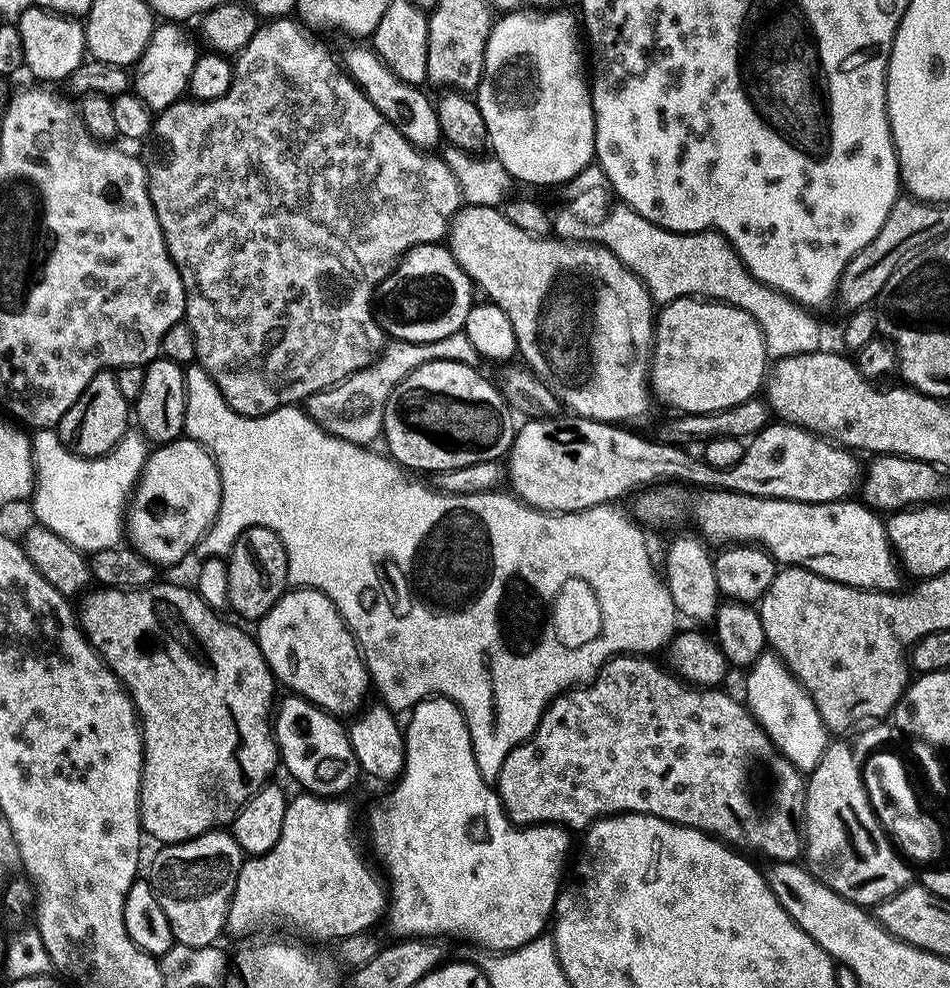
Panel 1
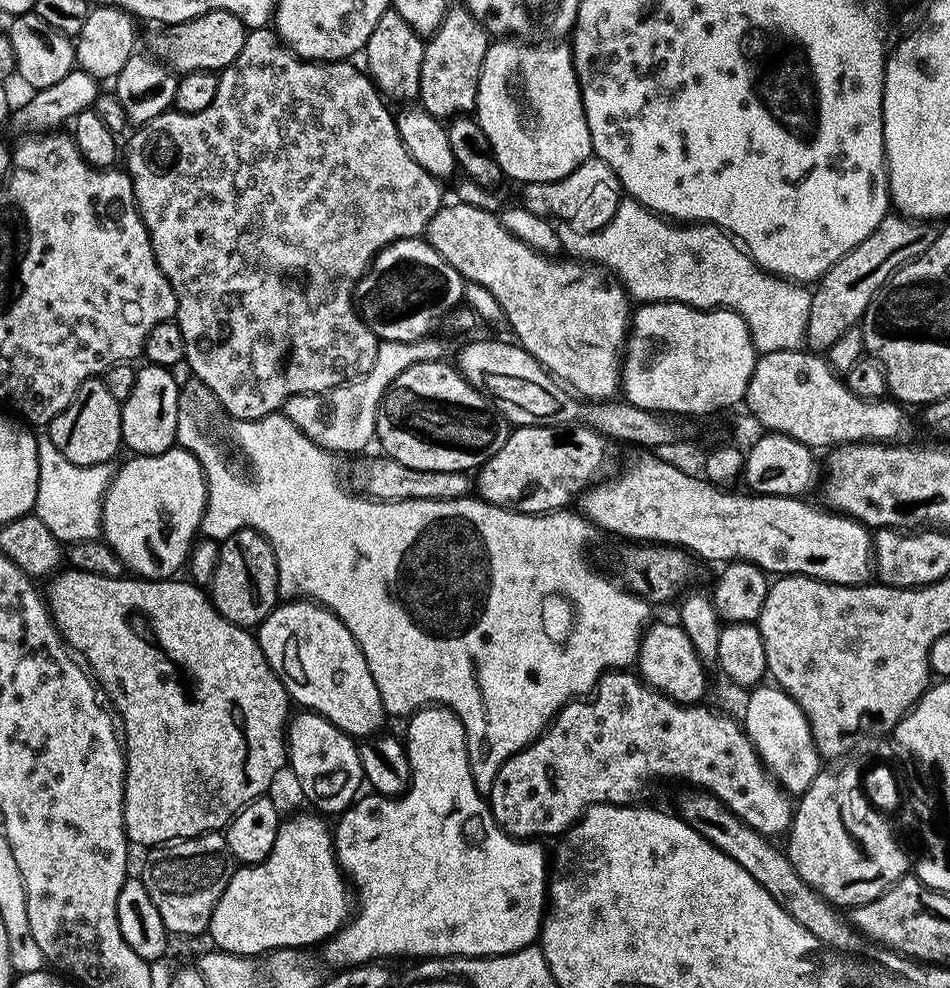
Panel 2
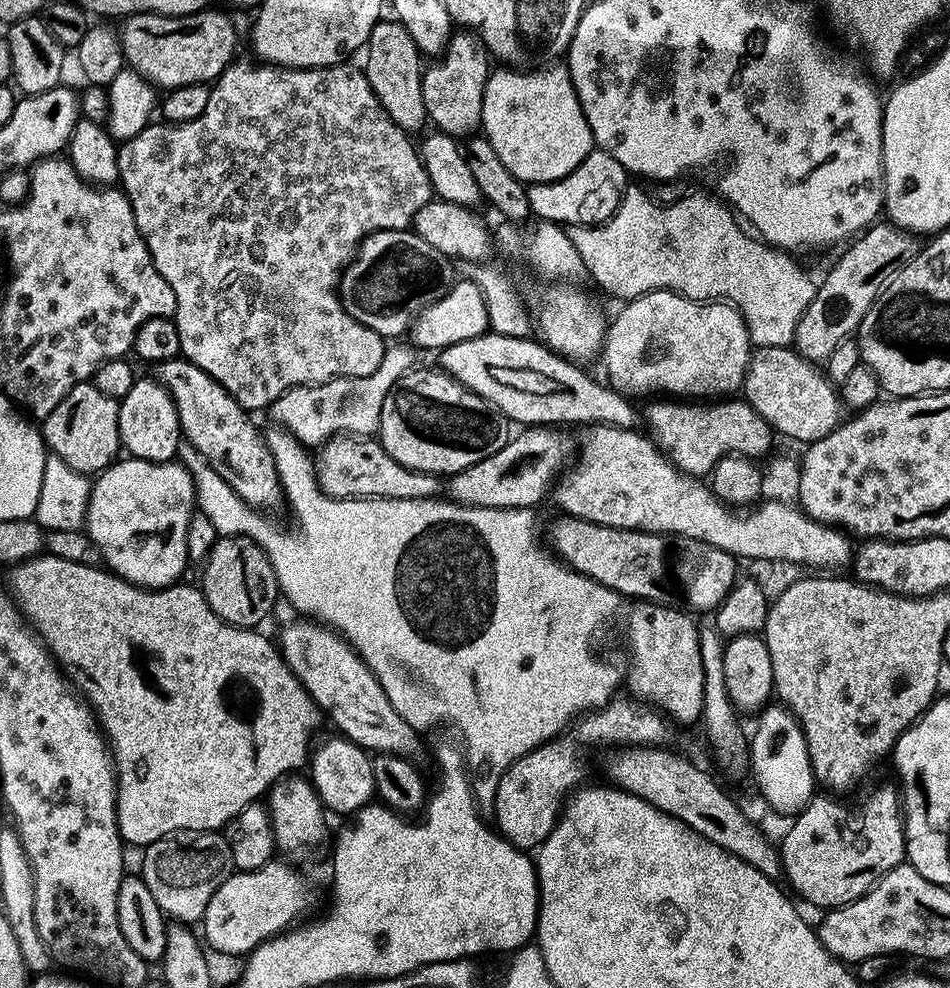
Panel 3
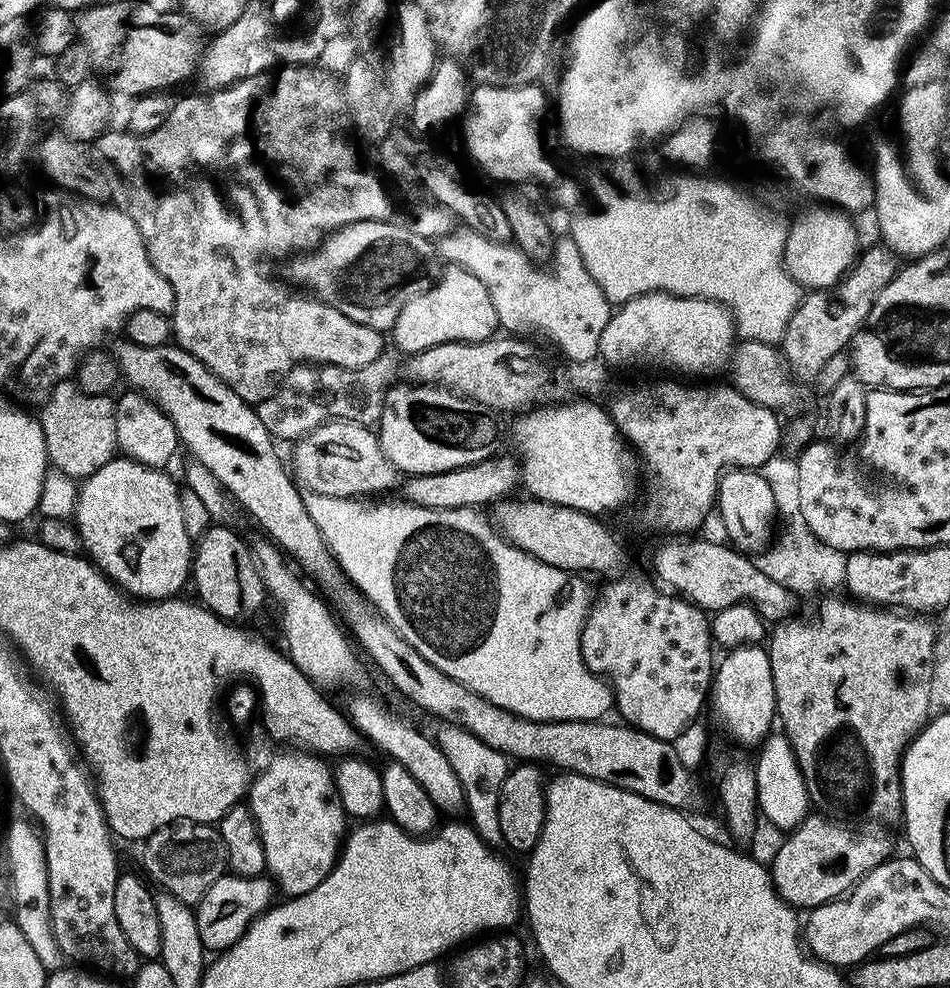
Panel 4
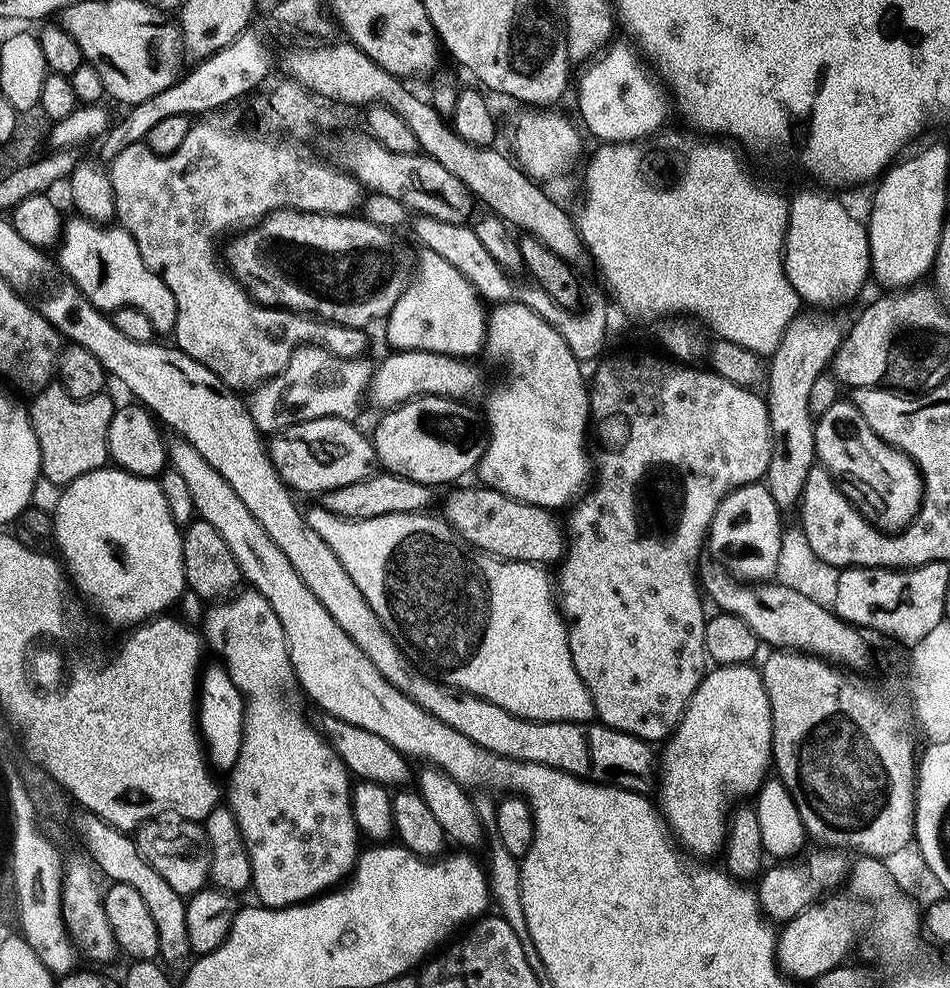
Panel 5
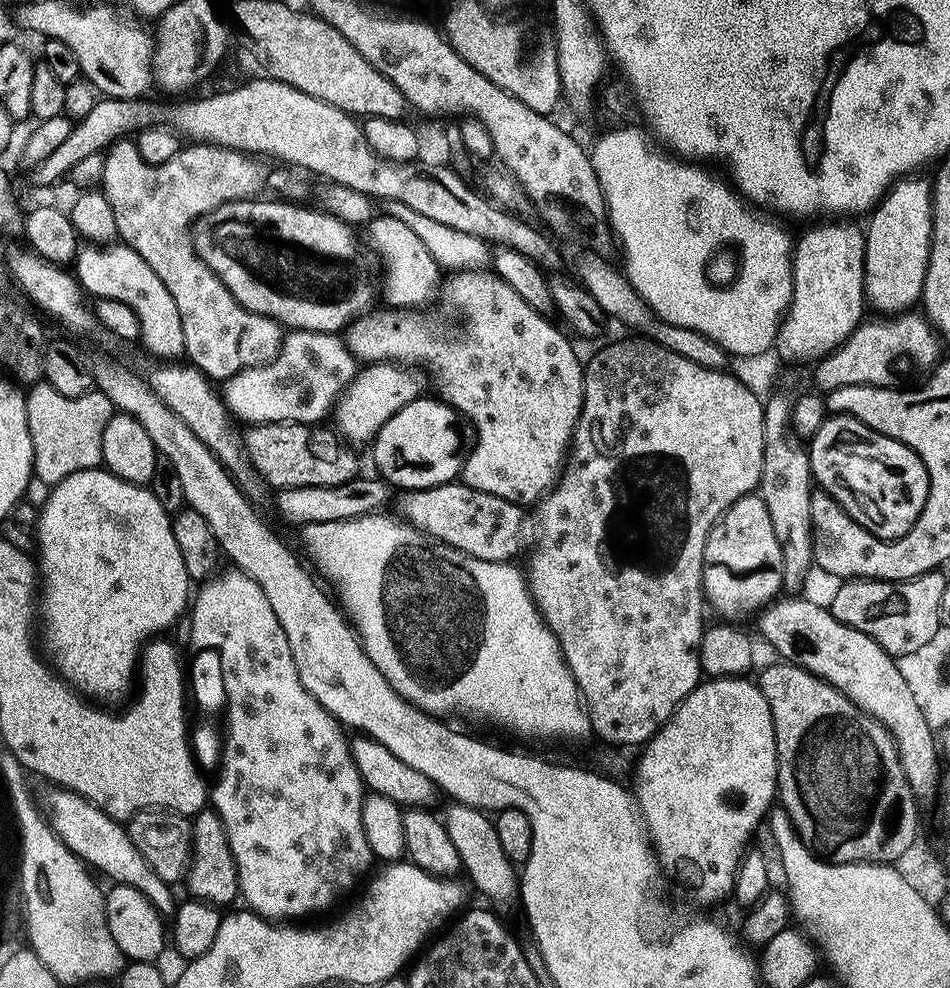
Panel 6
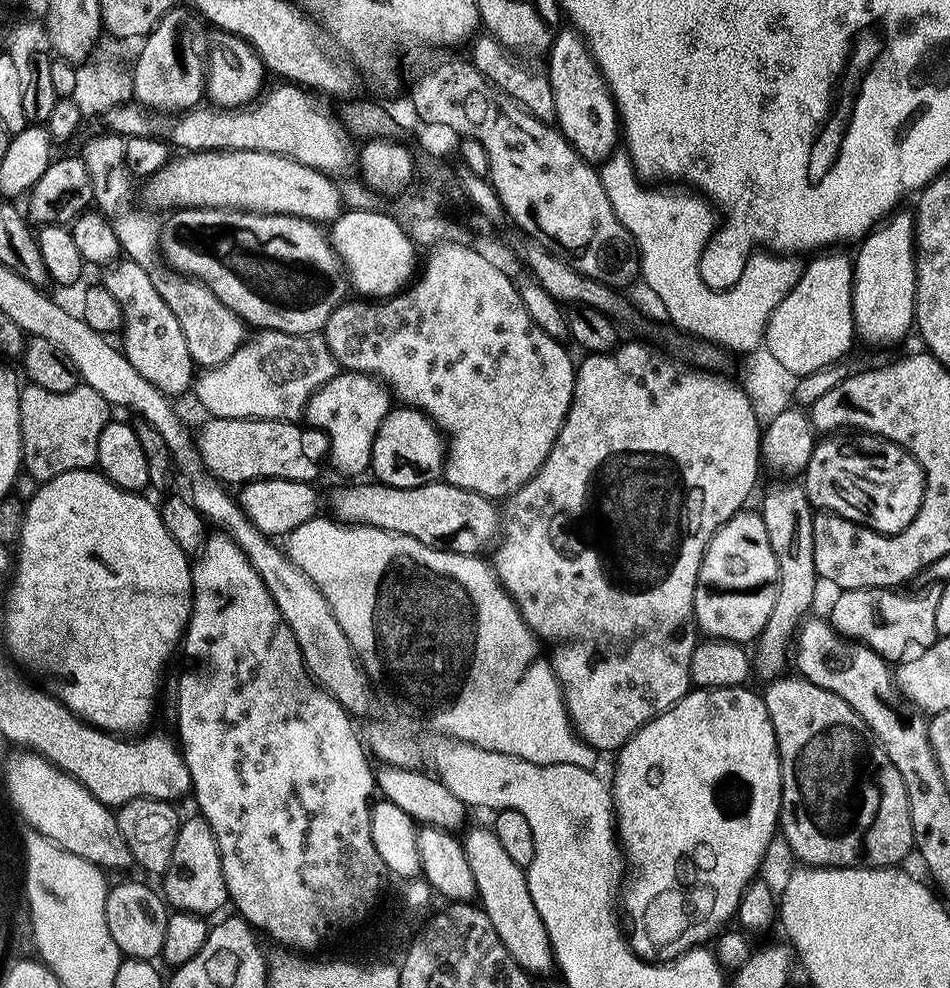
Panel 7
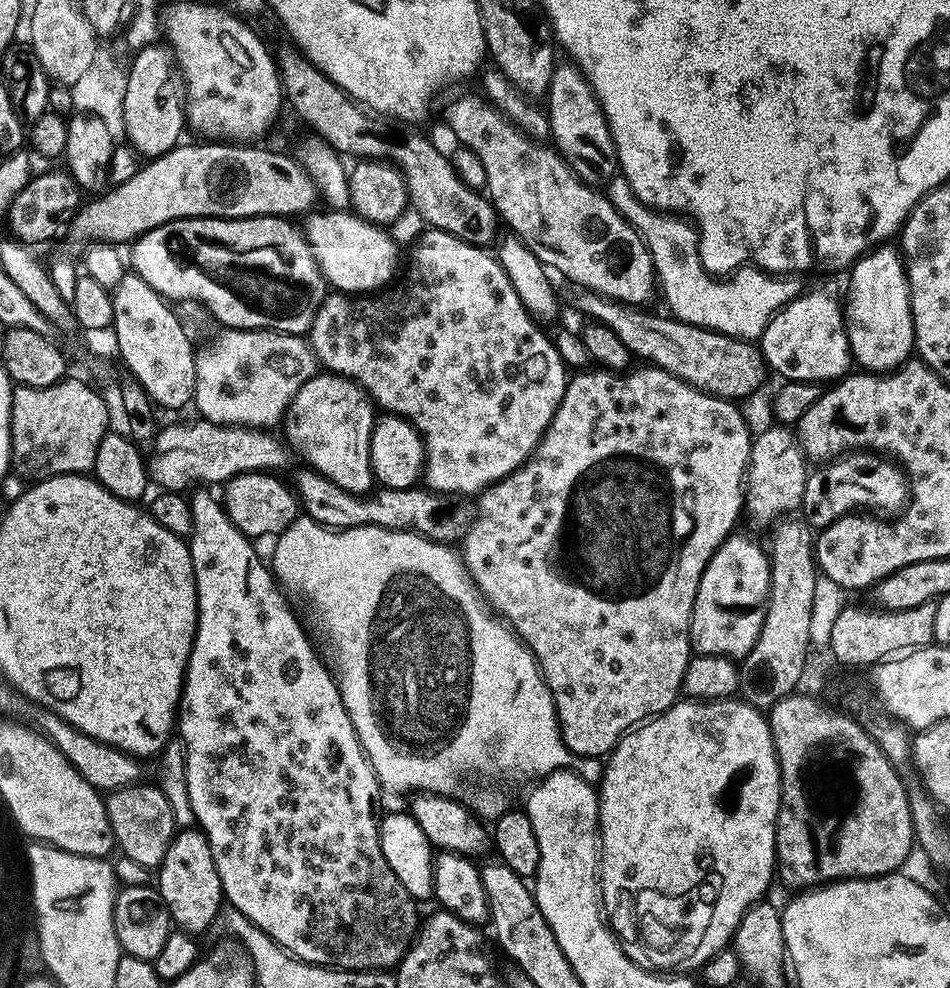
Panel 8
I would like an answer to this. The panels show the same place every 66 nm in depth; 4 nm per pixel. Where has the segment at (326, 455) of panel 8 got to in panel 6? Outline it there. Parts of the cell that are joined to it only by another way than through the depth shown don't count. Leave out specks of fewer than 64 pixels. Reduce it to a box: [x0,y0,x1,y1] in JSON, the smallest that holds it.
[334,362,426,446]

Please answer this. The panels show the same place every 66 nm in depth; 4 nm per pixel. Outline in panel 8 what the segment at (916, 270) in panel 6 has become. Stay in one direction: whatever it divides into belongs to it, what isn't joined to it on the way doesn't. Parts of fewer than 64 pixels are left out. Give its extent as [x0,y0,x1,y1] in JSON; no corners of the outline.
[842,246,917,374]

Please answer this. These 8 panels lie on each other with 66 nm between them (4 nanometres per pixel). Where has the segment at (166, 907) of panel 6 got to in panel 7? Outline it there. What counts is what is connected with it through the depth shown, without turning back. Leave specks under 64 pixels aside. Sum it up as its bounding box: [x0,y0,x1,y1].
[2,750,133,870]

